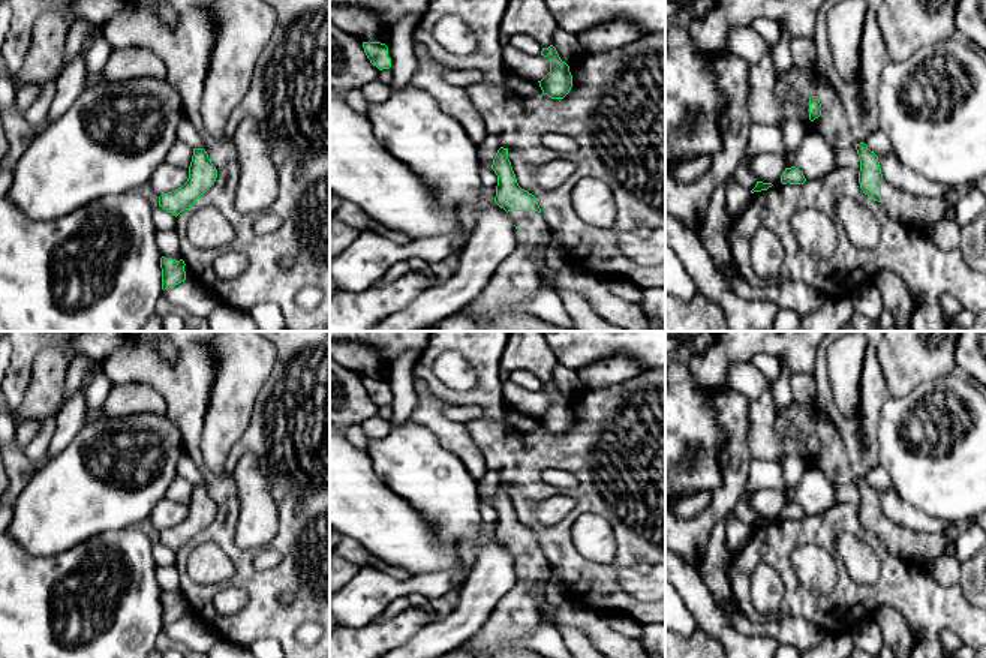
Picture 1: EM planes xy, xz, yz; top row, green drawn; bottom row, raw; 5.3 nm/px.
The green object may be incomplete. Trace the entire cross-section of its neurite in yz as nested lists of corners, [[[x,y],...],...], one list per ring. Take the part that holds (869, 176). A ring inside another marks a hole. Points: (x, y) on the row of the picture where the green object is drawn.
[[[865,142],[856,144],[856,150],[860,159],[860,189],[865,195],[878,201],[889,216],[905,225],[928,229],[944,219],[946,211],[964,193],[964,189],[950,189],[943,196],[928,198],[901,192],[883,178],[878,156]]]

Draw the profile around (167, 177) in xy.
[[[169,162],[160,163],[147,181],[156,195],[163,195],[181,187],[189,178],[189,168]]]

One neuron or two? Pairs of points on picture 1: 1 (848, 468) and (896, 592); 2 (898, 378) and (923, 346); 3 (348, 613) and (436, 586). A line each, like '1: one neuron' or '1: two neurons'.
1: one neuron
2: one neuron
3: one neuron

